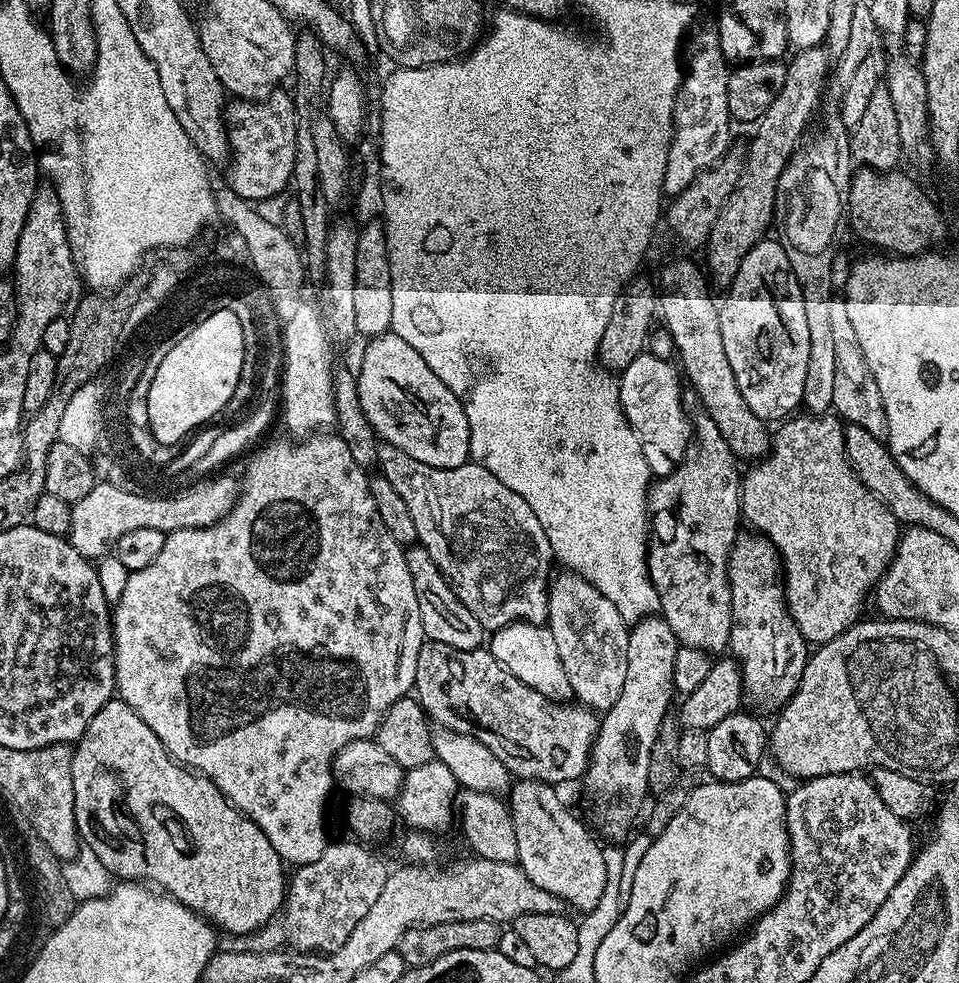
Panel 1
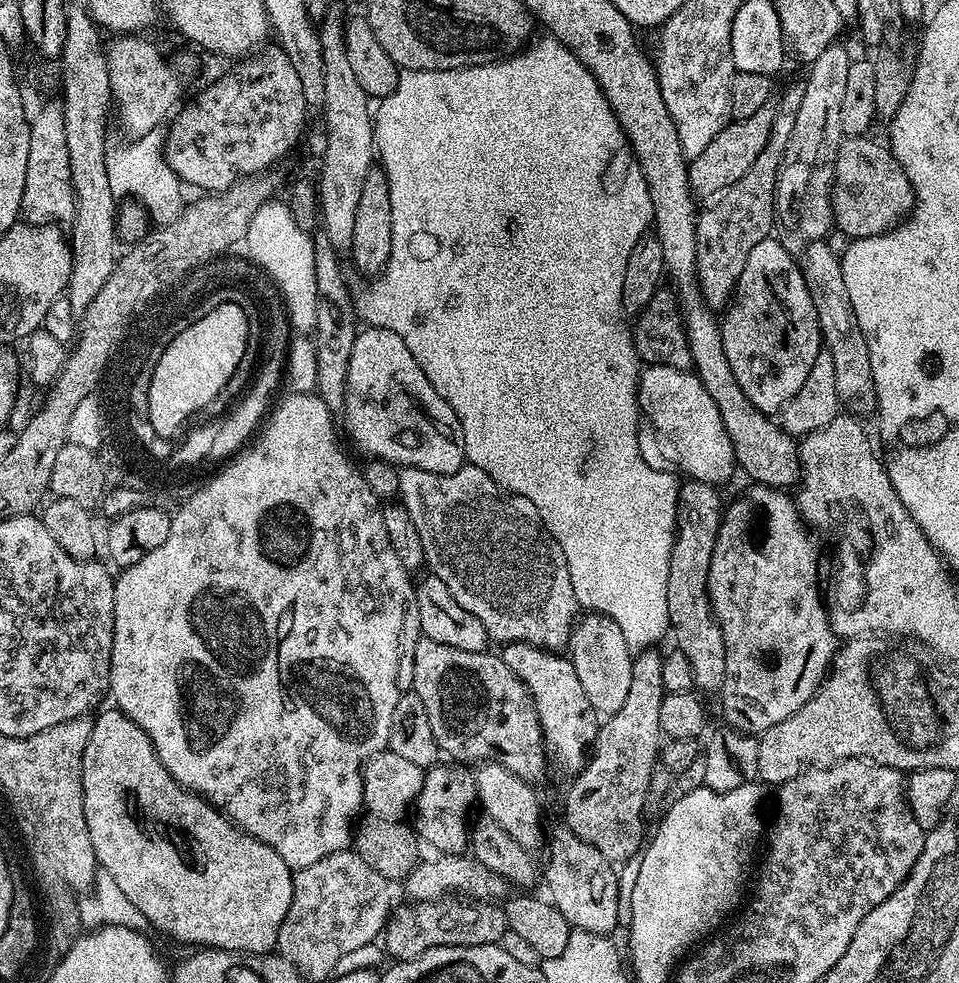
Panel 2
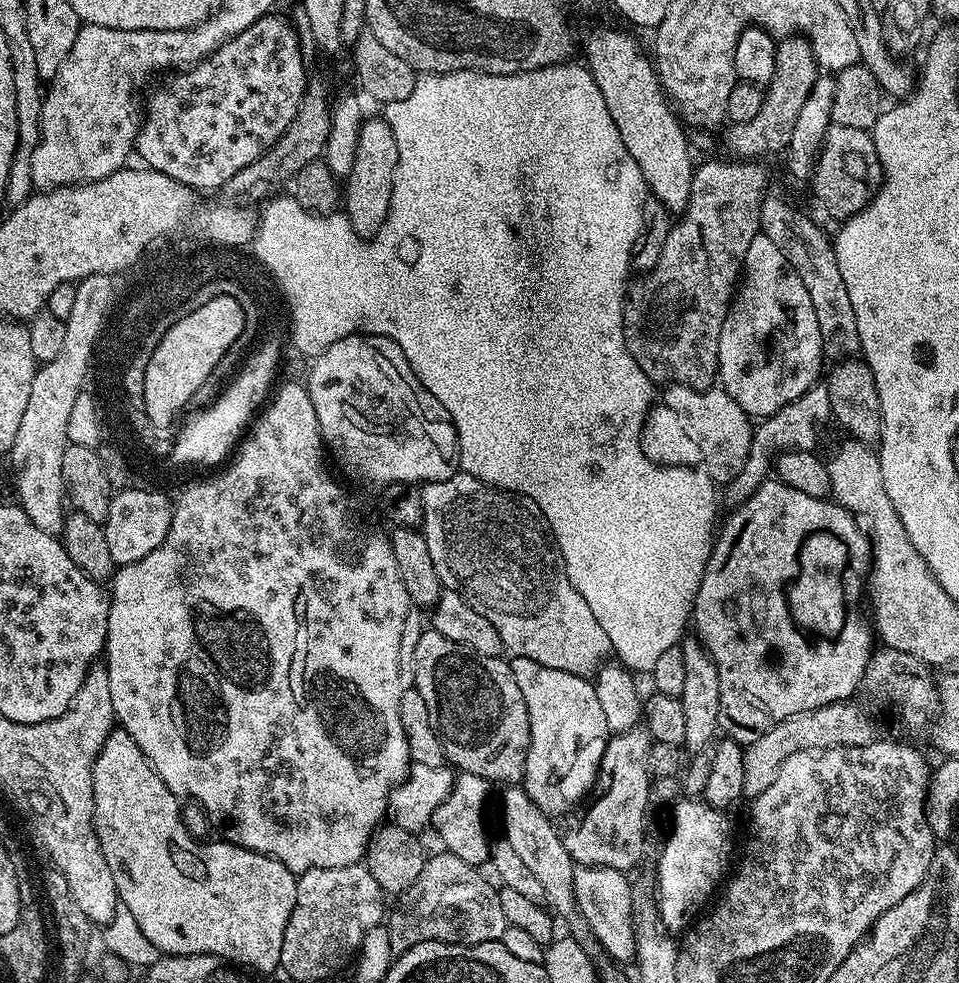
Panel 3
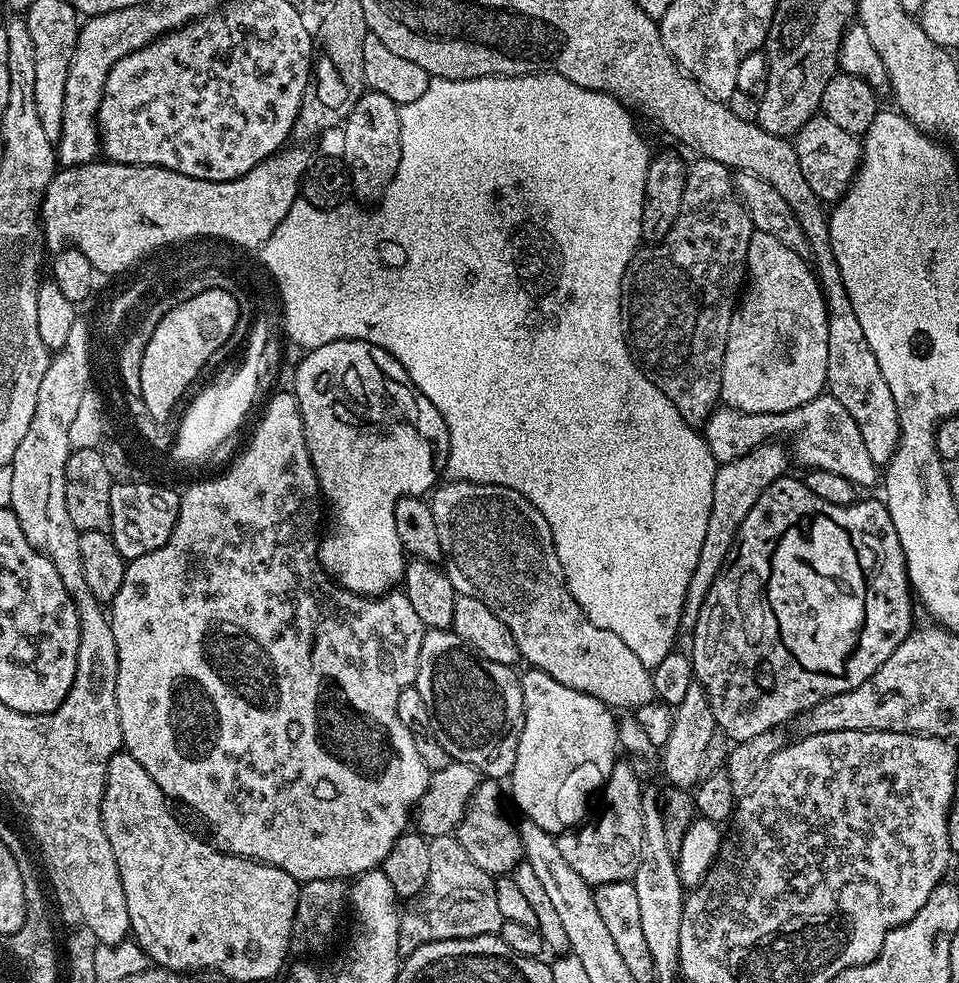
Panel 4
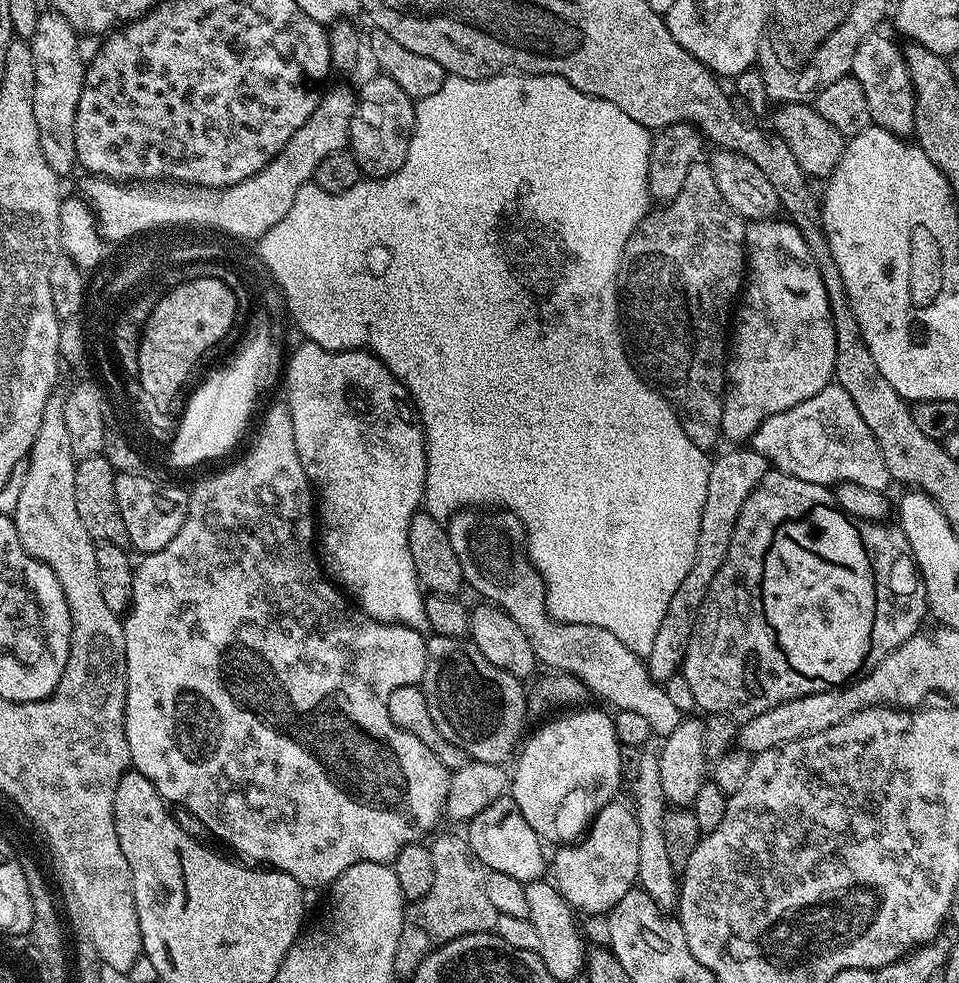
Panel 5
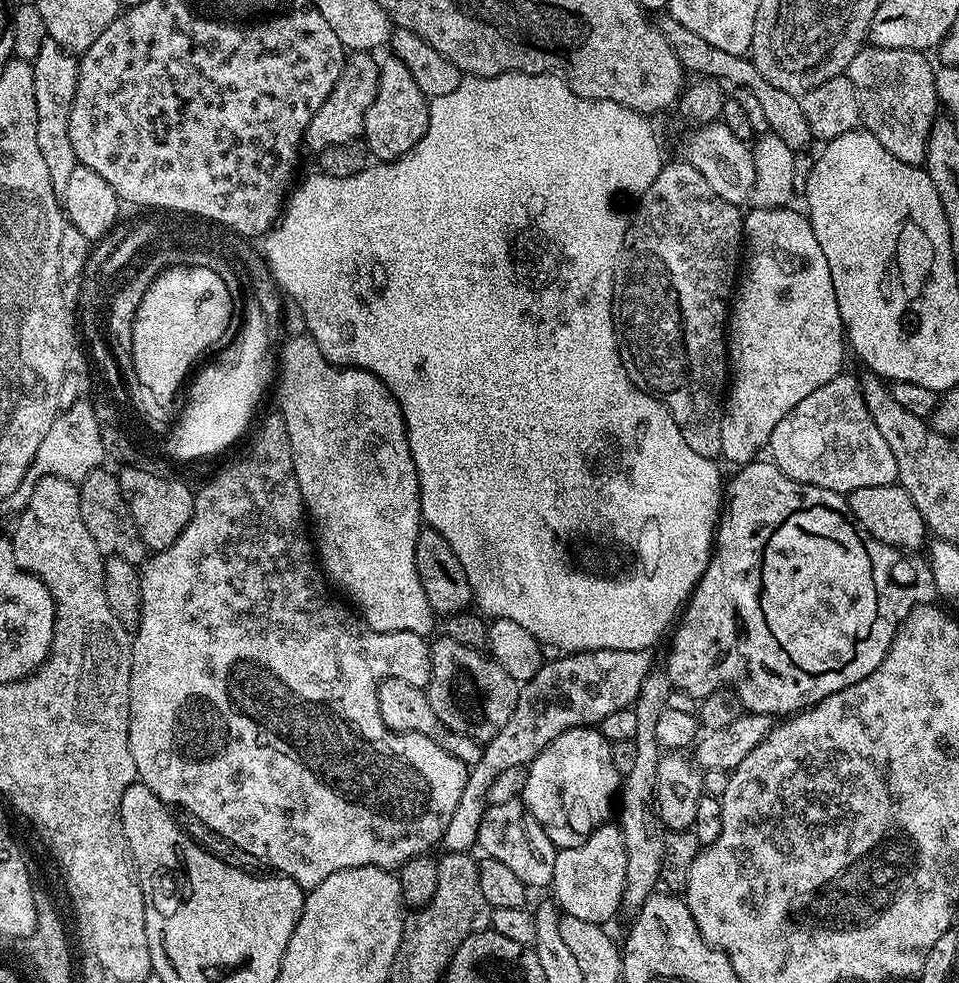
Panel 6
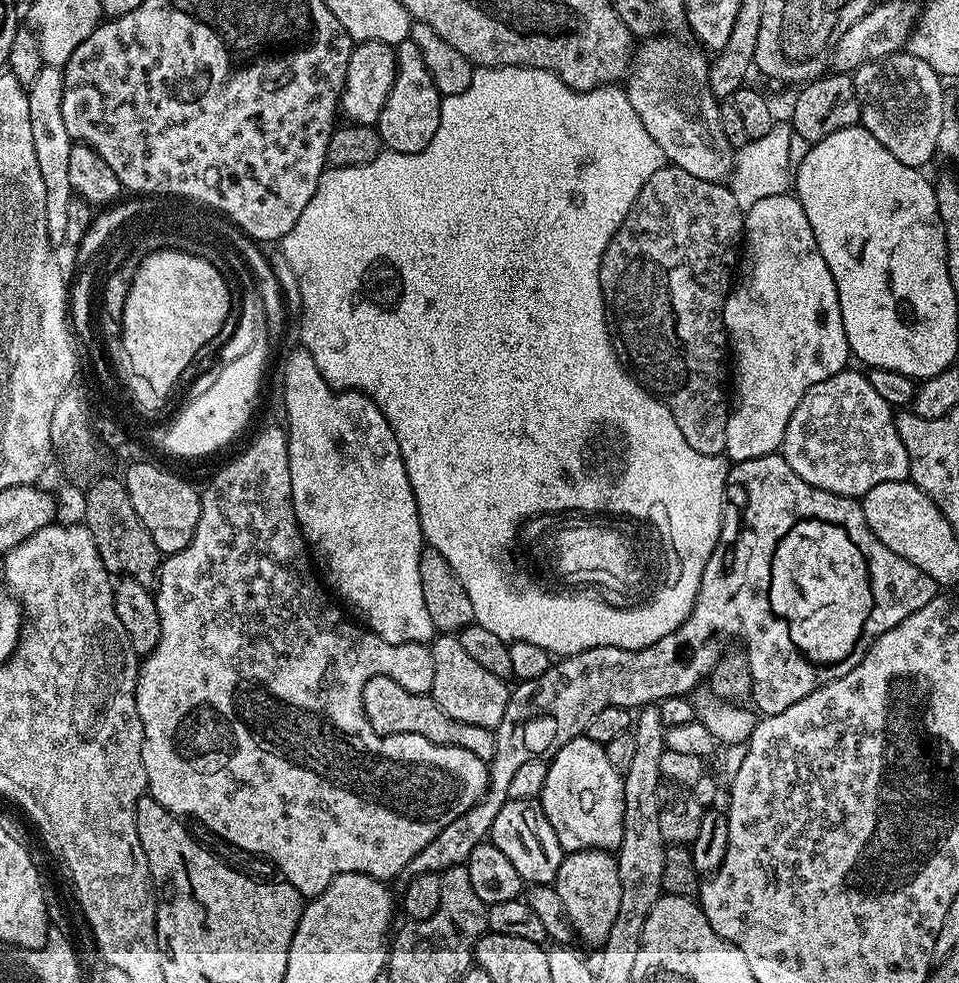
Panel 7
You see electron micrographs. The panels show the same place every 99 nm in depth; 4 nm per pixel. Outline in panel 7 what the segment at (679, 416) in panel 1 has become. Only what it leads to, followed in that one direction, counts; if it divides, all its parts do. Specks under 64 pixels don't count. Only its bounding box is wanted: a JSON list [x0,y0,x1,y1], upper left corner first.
[782,370,909,498]

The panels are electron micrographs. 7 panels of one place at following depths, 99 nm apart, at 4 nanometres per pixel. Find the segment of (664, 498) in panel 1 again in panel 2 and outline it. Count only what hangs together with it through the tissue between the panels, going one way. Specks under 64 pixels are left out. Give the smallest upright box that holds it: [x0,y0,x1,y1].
[666,482,726,694]

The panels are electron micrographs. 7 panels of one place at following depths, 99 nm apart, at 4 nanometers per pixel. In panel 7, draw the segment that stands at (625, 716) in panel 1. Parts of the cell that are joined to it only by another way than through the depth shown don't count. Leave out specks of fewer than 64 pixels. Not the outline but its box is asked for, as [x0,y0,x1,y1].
[554,848,622,945]

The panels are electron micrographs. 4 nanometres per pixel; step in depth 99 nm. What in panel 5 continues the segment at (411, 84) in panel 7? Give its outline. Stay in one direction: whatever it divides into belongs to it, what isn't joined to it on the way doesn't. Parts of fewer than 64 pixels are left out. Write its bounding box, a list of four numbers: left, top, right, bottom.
[348,74,416,180]

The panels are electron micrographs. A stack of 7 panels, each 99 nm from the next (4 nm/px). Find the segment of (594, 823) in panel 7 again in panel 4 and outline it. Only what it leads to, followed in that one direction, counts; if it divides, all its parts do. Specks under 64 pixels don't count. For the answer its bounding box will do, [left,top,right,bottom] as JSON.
[510,667,618,834]

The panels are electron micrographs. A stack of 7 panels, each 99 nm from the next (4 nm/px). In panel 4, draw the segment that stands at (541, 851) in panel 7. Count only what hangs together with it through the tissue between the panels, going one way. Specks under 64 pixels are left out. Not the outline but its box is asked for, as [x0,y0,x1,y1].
[454,778,524,877]

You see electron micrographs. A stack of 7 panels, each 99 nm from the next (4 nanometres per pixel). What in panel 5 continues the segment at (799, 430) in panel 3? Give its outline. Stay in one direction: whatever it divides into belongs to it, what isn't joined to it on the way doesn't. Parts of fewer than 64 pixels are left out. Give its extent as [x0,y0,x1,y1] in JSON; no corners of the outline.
[646,446,770,682]

